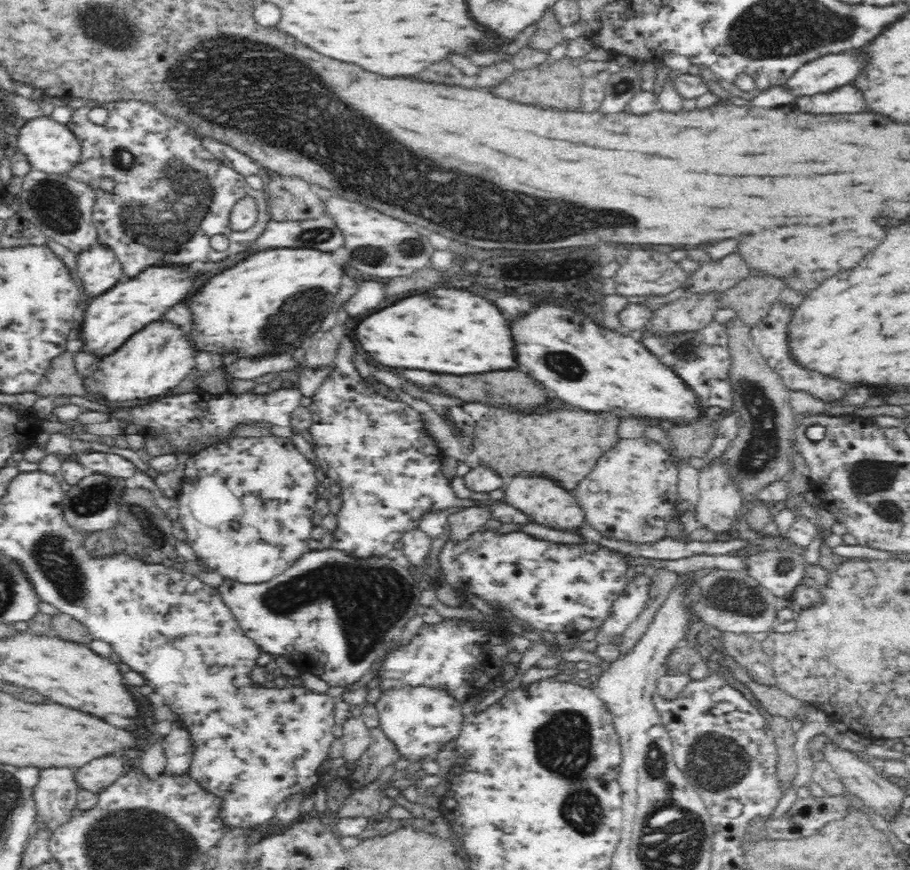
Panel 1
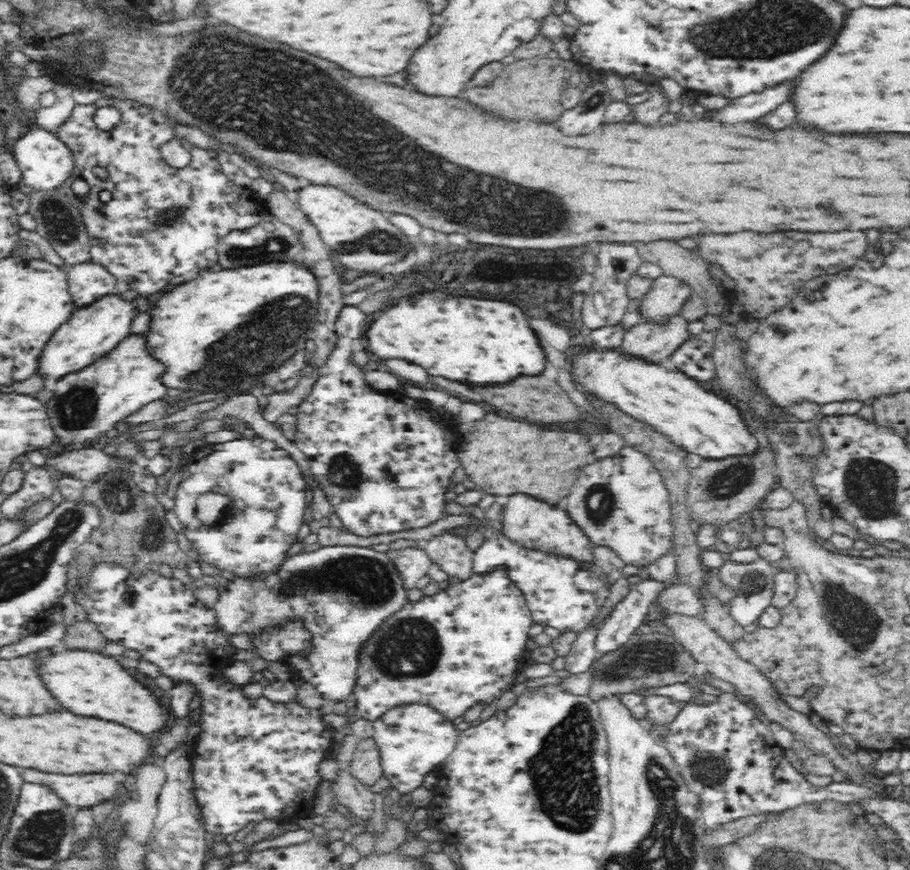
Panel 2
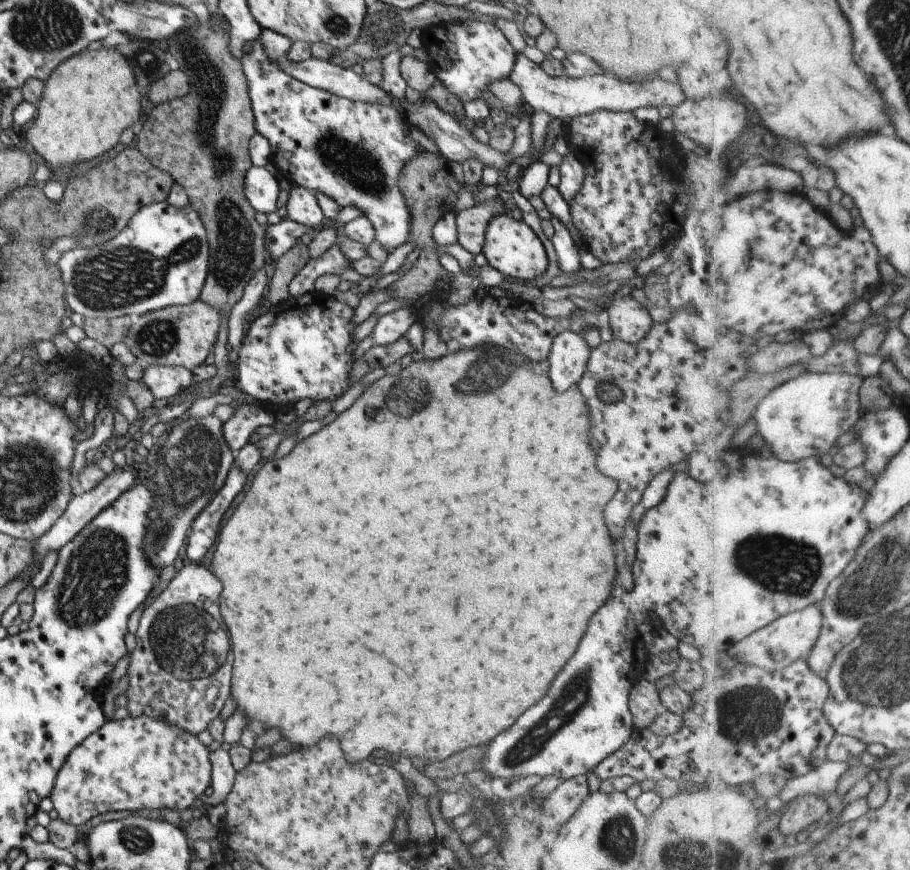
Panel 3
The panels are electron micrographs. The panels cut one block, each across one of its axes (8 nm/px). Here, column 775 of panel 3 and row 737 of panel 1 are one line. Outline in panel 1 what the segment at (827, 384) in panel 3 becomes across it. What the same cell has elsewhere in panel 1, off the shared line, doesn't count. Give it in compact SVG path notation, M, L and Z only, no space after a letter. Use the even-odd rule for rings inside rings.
M402 684L386 689L374 703L379 712L379 726L409 762L439 752L445 743L460 734L464 724L461 702L454 695L433 686Z

